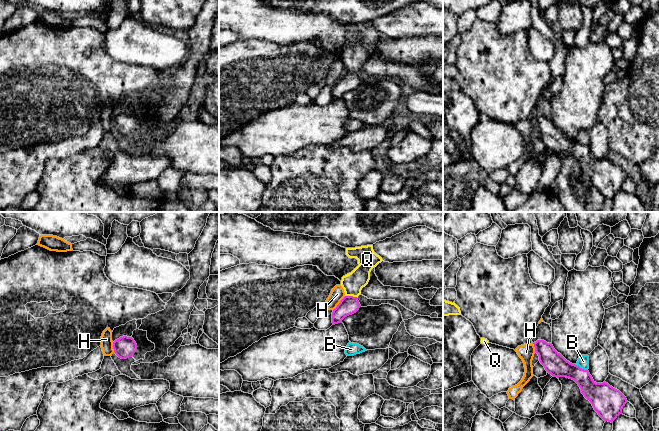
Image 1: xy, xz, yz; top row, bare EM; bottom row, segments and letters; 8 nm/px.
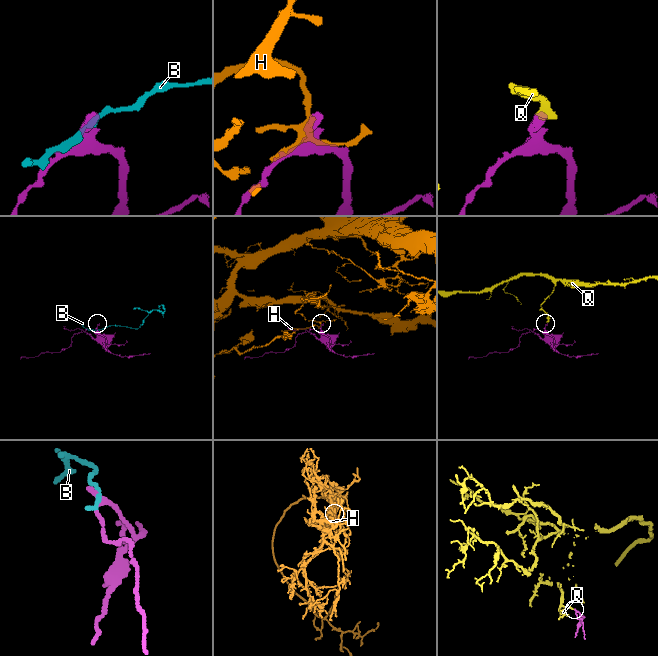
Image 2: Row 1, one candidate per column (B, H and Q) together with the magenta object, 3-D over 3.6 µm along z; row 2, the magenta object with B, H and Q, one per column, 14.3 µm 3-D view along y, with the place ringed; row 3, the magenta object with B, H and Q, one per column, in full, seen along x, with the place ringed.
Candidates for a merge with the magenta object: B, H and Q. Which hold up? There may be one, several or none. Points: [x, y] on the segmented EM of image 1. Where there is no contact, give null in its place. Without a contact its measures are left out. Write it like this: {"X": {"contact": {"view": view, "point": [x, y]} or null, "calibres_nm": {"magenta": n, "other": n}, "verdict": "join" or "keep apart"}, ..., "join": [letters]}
{"B": {"contact": {"view": "yz", "point": [581, 368]}, "calibres_nm": {"magenta": 180, "other": 100}, "verdict": "keep apart"}, "H": {"contact": {"view": "xz", "point": [339, 303]}, "calibres_nm": {"magenta": 150, "other": 110}, "verdict": "keep apart"}, "Q": {"contact": {"view": "xz", "point": [351, 296]}, "calibres_nm": {"magenta": 150, "other": 170}, "verdict": "join"}, "join": ["Q"]}

